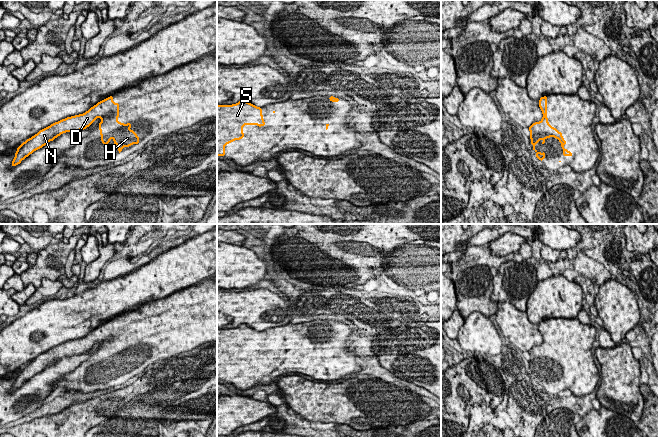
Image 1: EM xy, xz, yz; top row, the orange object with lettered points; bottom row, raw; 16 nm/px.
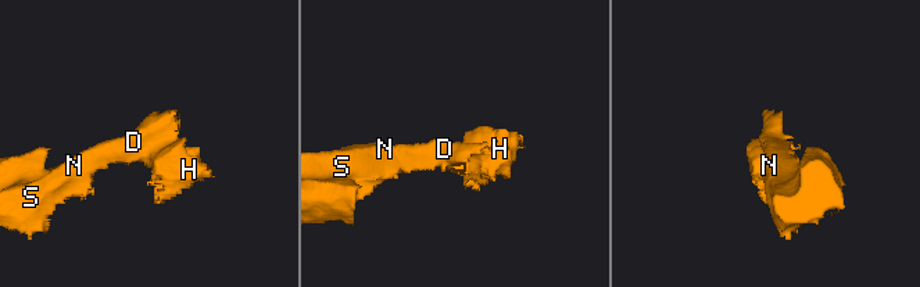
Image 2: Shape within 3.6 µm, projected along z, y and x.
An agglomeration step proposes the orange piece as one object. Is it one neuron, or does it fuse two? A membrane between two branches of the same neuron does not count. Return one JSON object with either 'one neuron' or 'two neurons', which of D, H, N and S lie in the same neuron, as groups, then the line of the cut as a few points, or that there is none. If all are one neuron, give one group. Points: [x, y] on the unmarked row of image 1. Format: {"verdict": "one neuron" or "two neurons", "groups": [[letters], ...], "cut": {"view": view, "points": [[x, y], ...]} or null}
{"verdict": "one neuron", "groups": [["D", "H", "N", "S"]], "cut": null}

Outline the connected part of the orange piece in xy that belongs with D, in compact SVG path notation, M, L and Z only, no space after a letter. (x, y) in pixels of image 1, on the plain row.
M110 320L98 326L83 338L67 341L55 346L23 366L17 372L15 382L11 389L15 391L20 388L23 383L28 381L34 375L42 372L47 366L53 365L56 361L65 356L86 353L96 342L102 343L99 347L102 368L107 370L110 368L110 363L113 362L113 368L118 369L118 378L120 378L123 371L139 368L139 361L134 354L131 353L131 347L124 348L117 344L119 342L119 336L119 327L114 327L113 320Z

